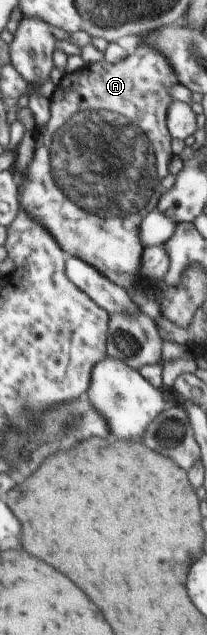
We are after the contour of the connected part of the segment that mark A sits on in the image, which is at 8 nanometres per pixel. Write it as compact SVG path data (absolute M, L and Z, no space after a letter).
M142 44L138 45L136 52L121 60L117 64L111 65L103 58L100 62L85 65L81 70L72 74L66 74L61 78L61 82L56 85L49 107L51 115L49 122L45 124L45 129L39 130L37 135L37 146L35 155L20 176L19 206L26 211L26 214L39 222L60 245L60 248L67 256L81 258L84 262L94 265L101 273L104 273L112 282L128 290L137 287L143 279L139 276L141 267L141 256L144 247L141 245L139 226L142 219L156 208L156 204L162 193L166 191L162 187L162 179L168 176L168 164L172 160L173 153L170 142L172 136L167 127L168 105L173 98L168 94L168 88L178 83L174 69L170 66L169 60L156 52L152 47Z

